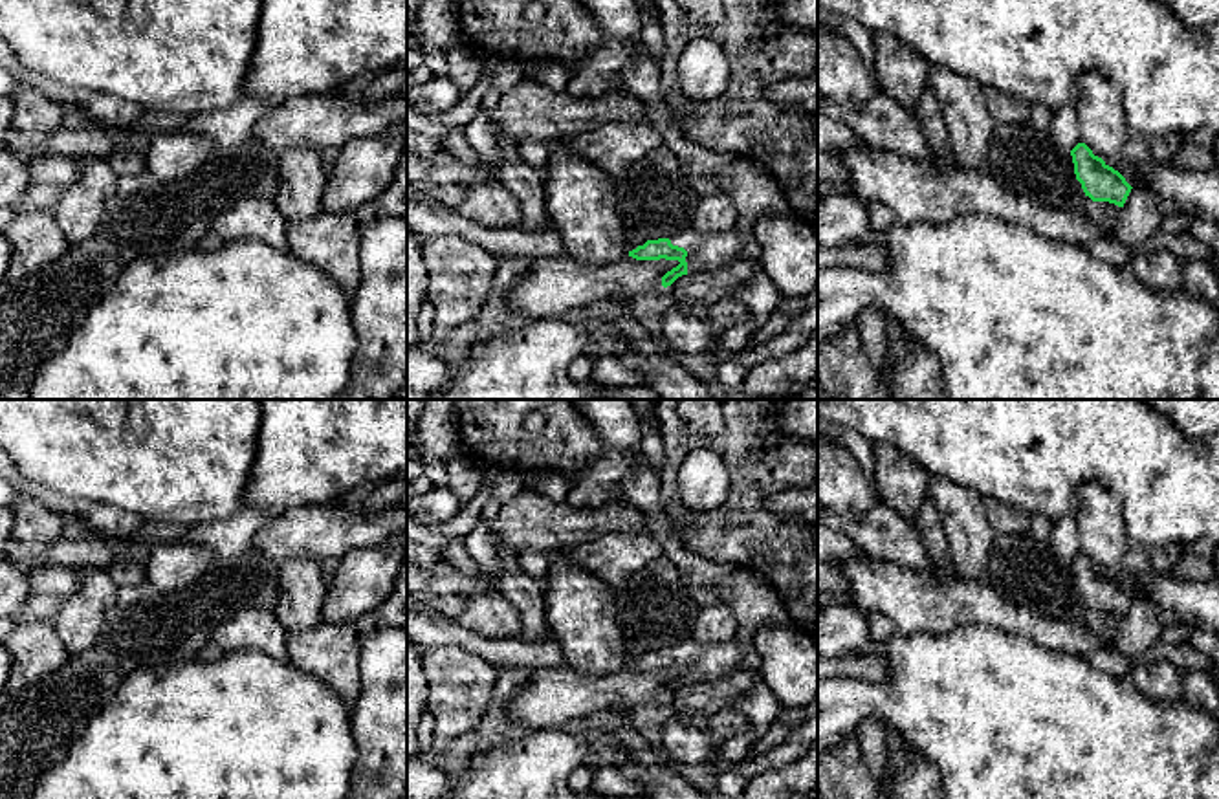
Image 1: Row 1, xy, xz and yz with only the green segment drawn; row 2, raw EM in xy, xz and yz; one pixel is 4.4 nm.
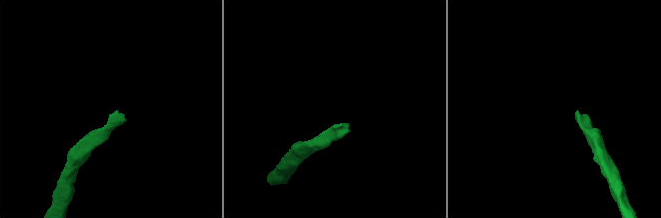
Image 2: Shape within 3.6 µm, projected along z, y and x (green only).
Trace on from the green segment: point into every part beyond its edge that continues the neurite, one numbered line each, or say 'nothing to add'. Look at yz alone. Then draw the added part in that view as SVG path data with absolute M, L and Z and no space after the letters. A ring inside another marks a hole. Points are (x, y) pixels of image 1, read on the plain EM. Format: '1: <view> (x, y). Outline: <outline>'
nothing to add

